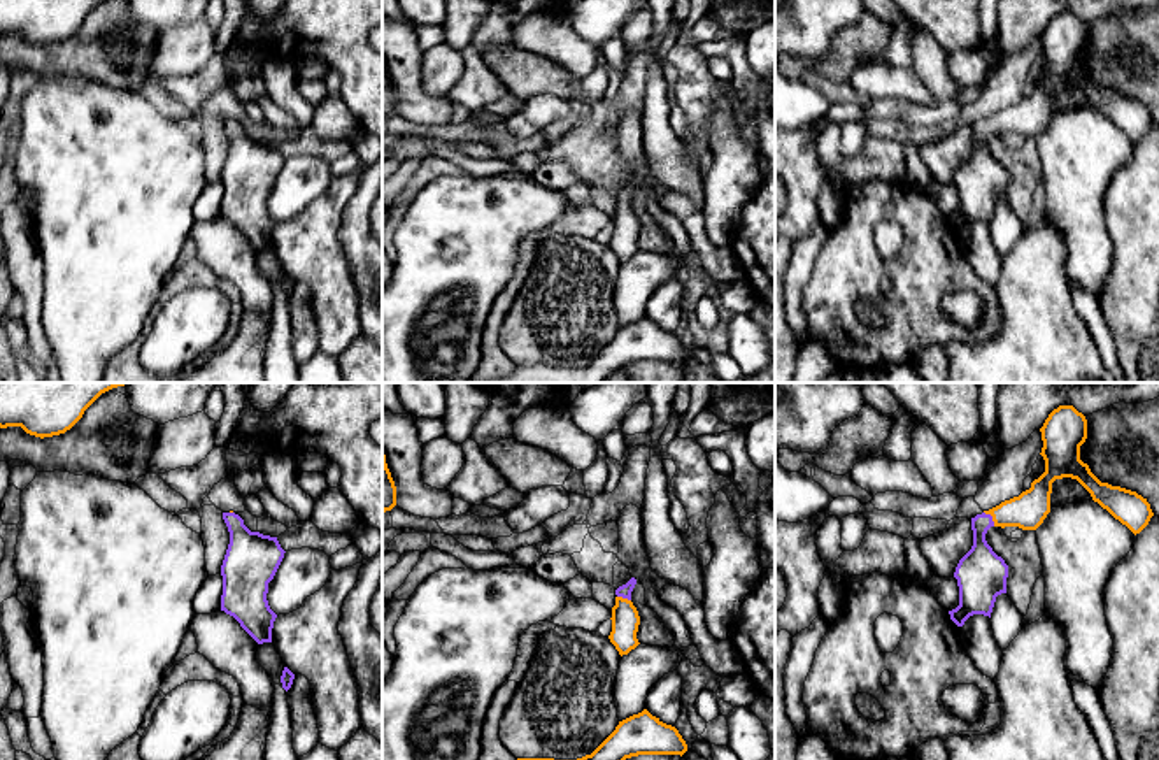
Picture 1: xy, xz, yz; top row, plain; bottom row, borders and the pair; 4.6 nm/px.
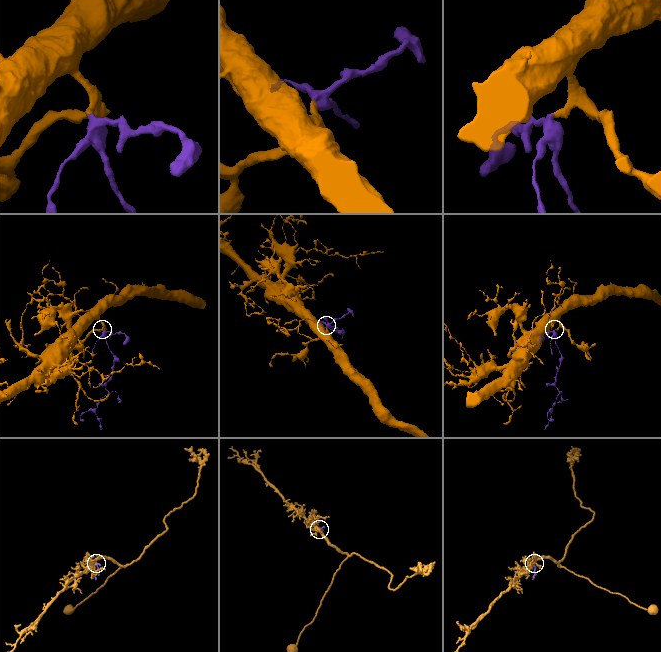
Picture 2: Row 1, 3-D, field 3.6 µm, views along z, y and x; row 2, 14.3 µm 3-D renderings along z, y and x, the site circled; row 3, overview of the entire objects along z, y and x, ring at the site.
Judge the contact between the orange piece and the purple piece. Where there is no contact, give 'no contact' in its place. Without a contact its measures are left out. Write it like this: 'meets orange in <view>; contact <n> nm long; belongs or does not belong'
meets orange in yz; contact 90 nm long; belongs

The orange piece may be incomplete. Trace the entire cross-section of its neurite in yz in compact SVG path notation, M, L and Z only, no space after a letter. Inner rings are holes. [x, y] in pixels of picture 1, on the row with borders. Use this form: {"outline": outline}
{"outline": "M1059 405L1045 419L1042 456L1045 472L1019 497L1001 502L971 518L973 546L959 560L954 577L959 586L959 606L949 611L950 620L963 627L973 614L991 618L996 597L1006 593L1008 565L985 541L991 527L1019 527L1036 530L1050 513L1050 493L1056 479L1077 479L1115 520L1134 535L1154 516L1147 498L1136 491L1101 483L1080 460L1080 446L1087 439L1087 419L1073 405Z"}

